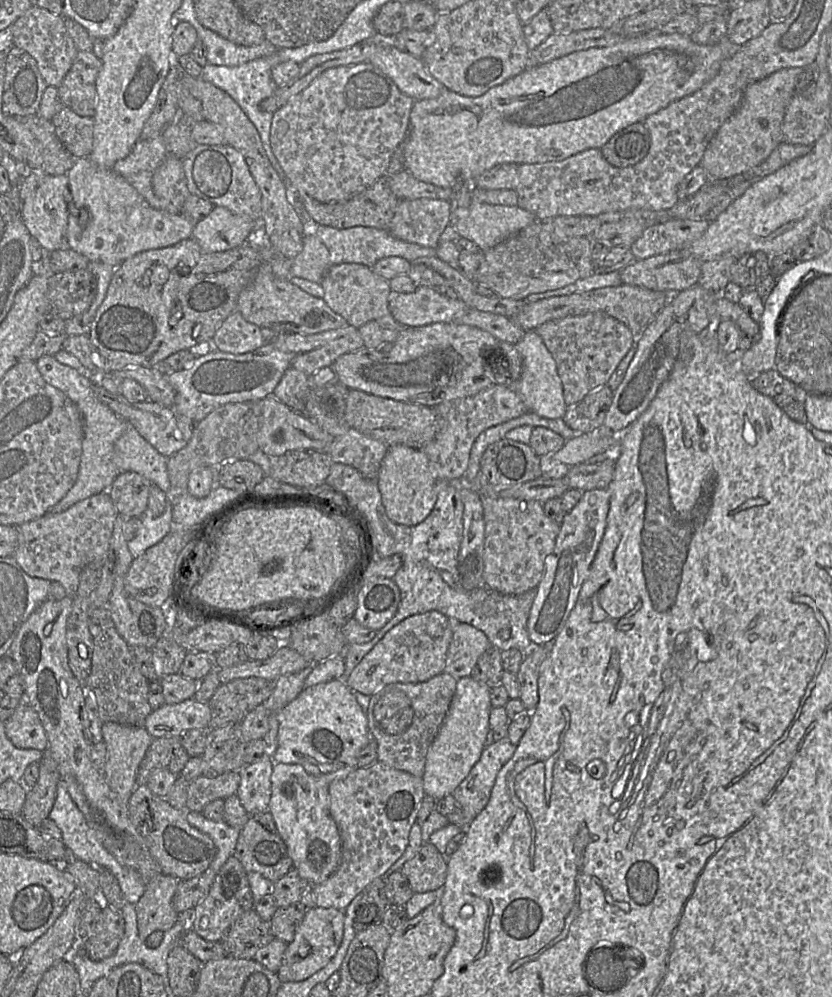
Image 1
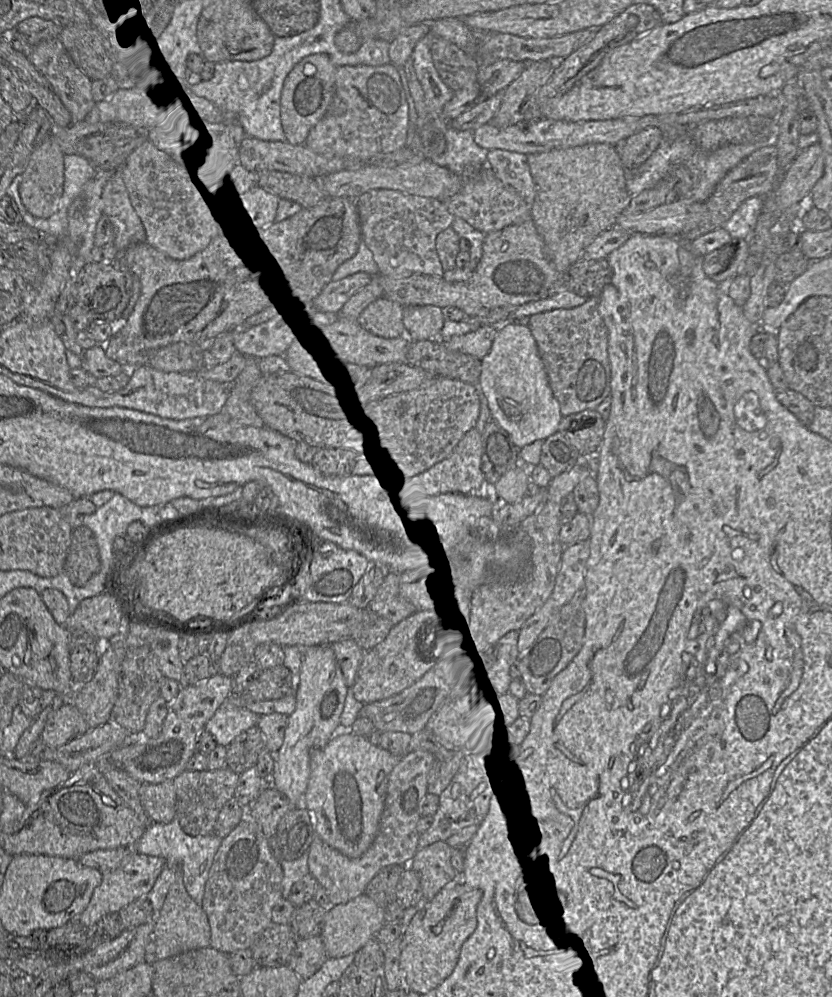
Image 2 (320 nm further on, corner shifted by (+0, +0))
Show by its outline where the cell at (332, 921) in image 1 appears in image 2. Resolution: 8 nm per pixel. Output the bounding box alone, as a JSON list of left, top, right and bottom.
[320,894,386,958]

